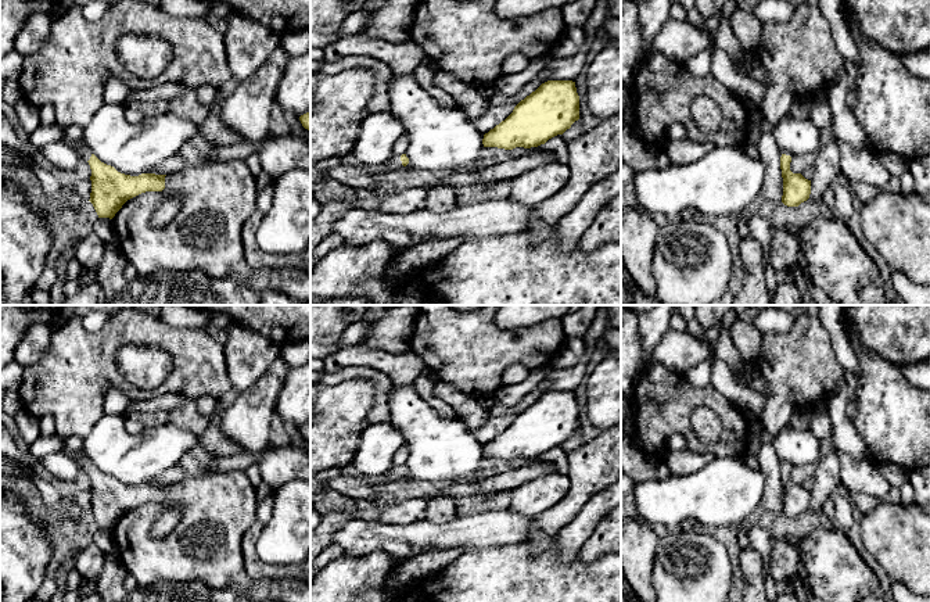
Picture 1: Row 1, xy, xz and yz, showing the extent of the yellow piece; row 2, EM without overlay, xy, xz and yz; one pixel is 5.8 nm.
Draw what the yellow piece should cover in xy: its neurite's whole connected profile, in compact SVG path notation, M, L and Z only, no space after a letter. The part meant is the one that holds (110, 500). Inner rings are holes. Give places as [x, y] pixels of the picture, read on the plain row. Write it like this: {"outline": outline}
{"outline": "M82 452L71 455L80 469L90 476L91 504L89 512L93 515L98 528L112 530L128 510L146 502L162 502L165 499L166 485L125 485L101 473Z"}

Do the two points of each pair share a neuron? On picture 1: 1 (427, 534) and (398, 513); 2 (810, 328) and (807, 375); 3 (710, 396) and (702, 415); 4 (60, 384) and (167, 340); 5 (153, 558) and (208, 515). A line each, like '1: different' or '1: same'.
1: different
2: same
3: different
4: same
5: same

